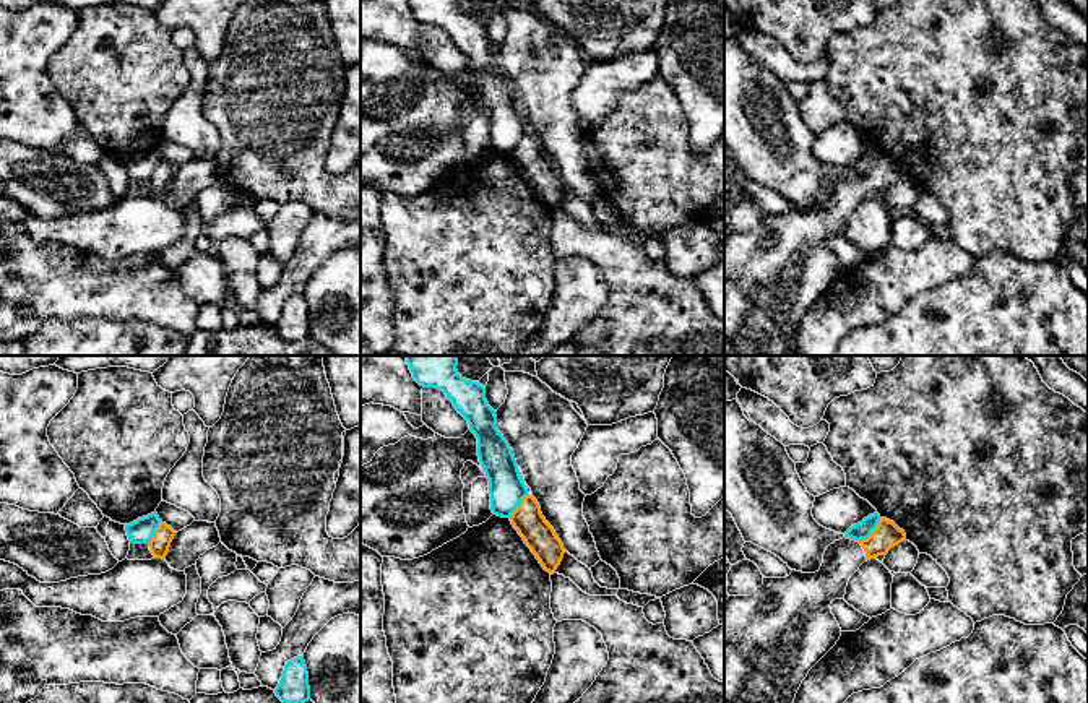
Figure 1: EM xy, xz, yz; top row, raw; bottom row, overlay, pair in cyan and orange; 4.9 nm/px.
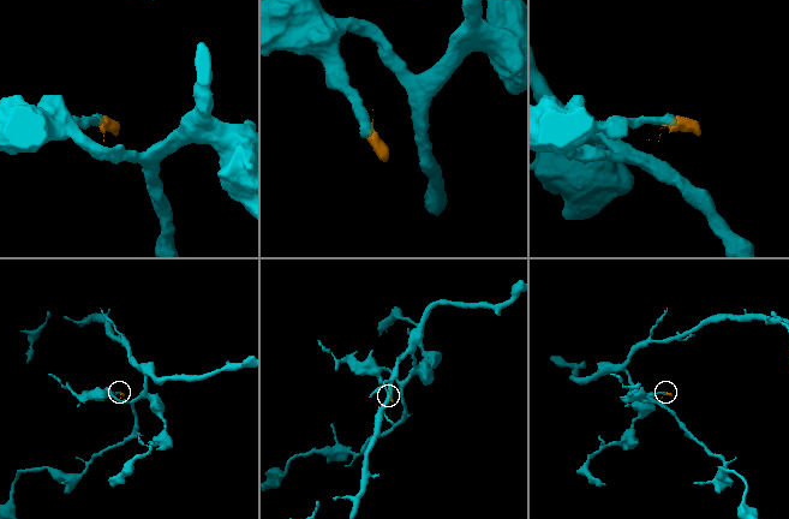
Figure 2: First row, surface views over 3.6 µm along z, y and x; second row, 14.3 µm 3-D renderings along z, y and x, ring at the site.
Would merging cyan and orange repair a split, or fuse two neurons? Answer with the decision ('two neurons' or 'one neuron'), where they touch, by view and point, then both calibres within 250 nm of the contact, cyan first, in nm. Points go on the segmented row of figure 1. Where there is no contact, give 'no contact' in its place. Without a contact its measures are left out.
two neurons | yz (866, 538) | 90/140 nm

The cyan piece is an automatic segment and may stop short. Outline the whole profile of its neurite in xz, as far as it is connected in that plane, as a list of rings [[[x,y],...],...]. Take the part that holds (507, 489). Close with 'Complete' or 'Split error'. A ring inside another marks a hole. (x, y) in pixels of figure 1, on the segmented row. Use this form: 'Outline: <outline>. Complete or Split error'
Outline: [[[404,356],[412,378],[424,388],[437,388],[447,395],[455,409],[468,421],[477,438],[479,463],[489,479],[490,510],[510,518],[528,489],[508,442],[497,429],[495,411],[486,399],[486,388],[463,378],[458,370],[460,356]]]. Complete

